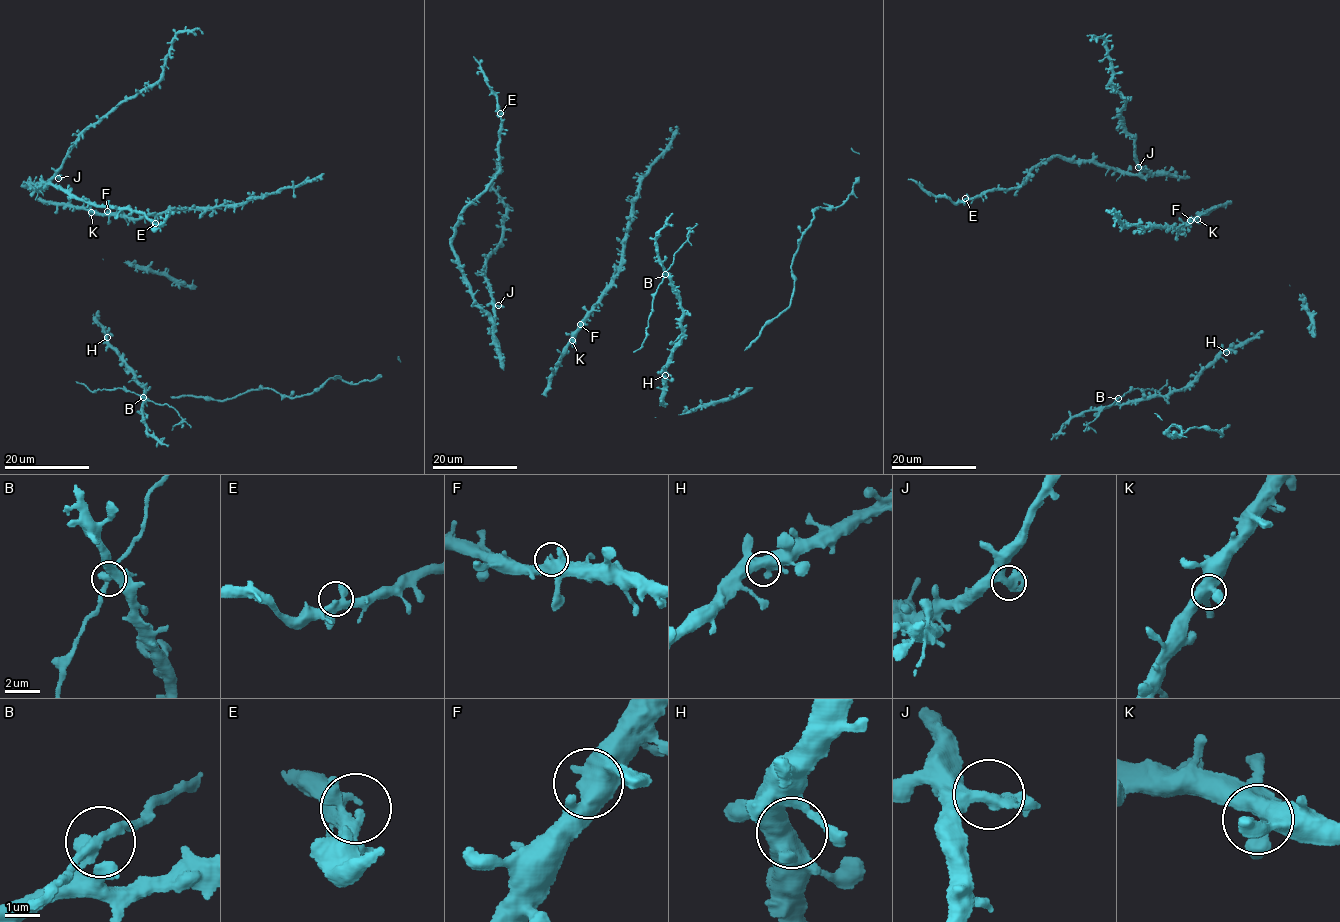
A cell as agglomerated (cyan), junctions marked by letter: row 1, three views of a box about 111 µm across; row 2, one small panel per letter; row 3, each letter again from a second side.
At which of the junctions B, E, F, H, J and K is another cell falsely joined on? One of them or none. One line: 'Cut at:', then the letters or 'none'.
Cut at: B

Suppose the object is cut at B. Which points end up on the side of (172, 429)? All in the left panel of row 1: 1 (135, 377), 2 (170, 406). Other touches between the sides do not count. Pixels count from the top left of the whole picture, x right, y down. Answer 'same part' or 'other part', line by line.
1: other part
2: same part

